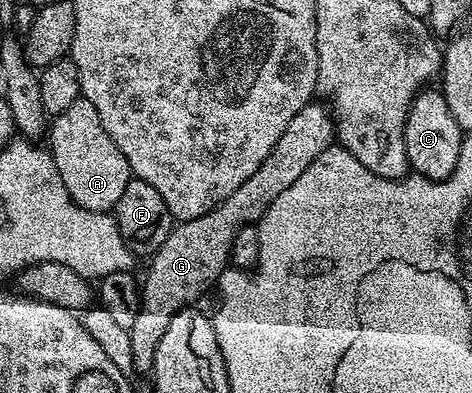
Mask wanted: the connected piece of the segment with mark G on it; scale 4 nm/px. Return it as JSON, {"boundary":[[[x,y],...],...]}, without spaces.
{"boundary":[[[309,103],[306,107],[302,107],[302,111],[298,111],[298,115],[294,115],[294,119],[290,119],[286,131],[282,131],[282,139],[278,139],[278,143],[274,143],[274,151],[270,151],[270,155],[266,155],[262,167],[258,167],[258,171],[254,171],[254,175],[250,175],[250,179],[246,179],[246,183],[242,183],[242,187],[238,187],[238,191],[234,191],[221,205],[216,205],[210,211],[206,211],[206,215],[202,215],[198,219],[179,222],[170,231],[166,243],[162,243],[162,247],[158,247],[158,251],[152,254],[147,262],[147,265],[149,264],[148,274],[142,277],[138,319],[134,319],[134,327],[127,329],[132,352],[132,368],[137,374],[139,372],[144,375],[151,374],[154,351],[158,351],[158,342],[166,333],[166,327],[172,316],[178,311],[189,308],[195,302],[192,300],[199,293],[206,292],[211,285],[213,288],[219,282],[220,274],[229,268],[232,244],[238,231],[242,231],[242,227],[247,225],[256,225],[264,216],[265,211],[270,209],[274,202],[279,201],[281,195],[287,193],[288,188],[295,185],[298,178],[303,177],[304,172],[312,168],[315,161],[320,160],[320,156],[333,148],[336,141],[334,118],[325,106],[323,109],[322,106],[316,104]]]}

